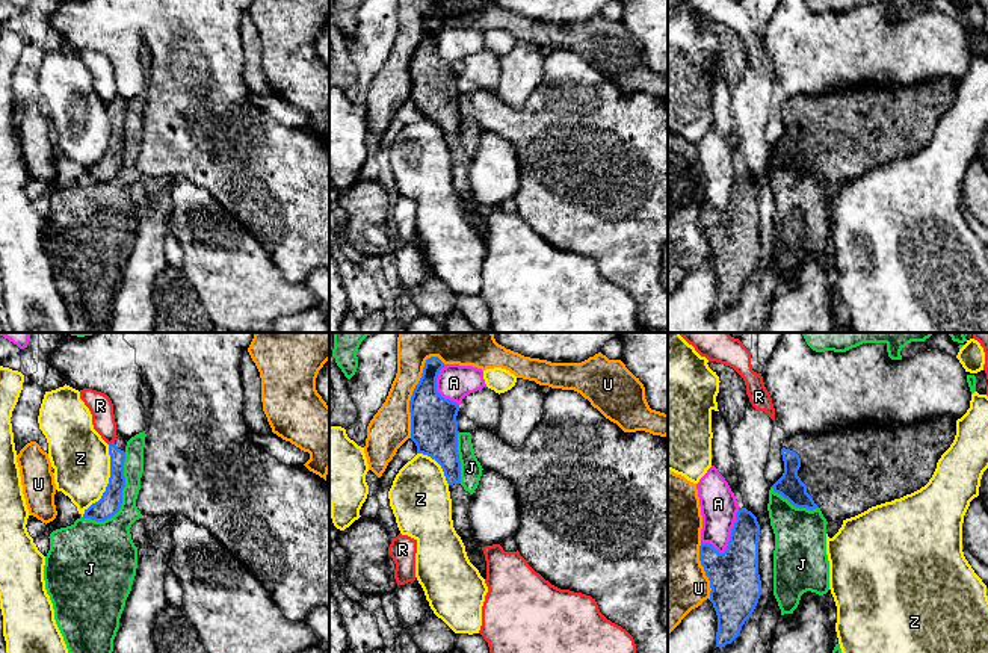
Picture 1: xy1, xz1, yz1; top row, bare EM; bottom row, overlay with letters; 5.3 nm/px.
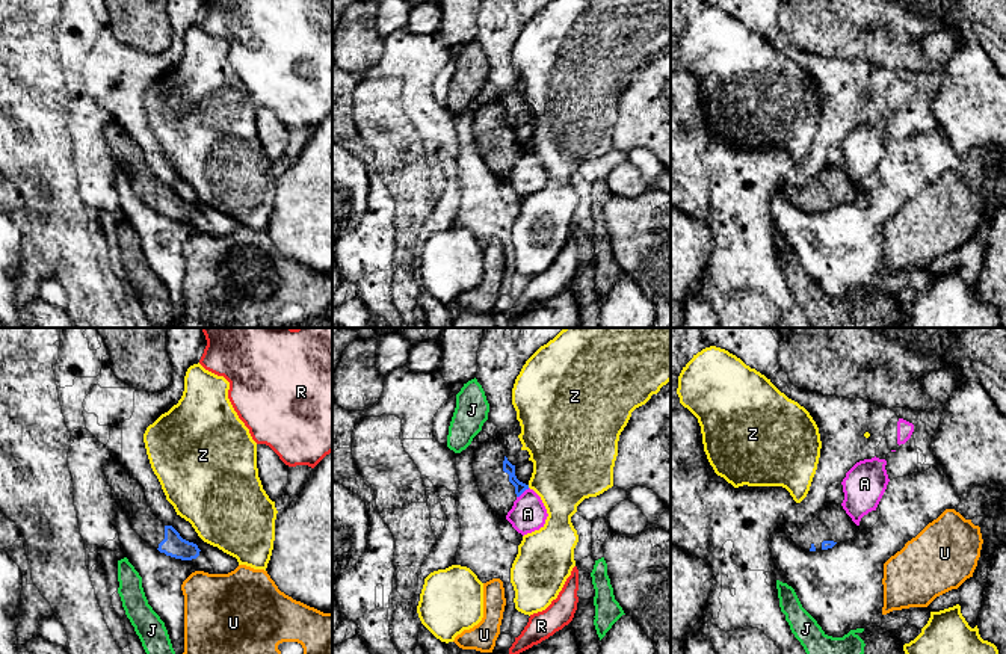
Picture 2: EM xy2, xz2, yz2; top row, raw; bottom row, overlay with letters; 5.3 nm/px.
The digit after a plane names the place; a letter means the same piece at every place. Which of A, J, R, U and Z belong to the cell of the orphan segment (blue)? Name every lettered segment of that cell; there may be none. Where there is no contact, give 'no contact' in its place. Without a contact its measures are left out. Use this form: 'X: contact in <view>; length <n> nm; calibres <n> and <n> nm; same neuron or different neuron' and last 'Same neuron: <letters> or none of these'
A: contact in yz1; length 280 nm; calibres 260 and 190 nm; different neuron
J: contact in xy1; length 420 nm; calibres 120 and 240 nm; different neuron
R: contact in xy1; length 40 nm; calibres 90 and 130 nm; different neuron
U: contact in xz1; length 460 nm; calibres 260 and 220 nm; different neuron
Z: contact in xy1; length 420 nm; calibres 120 and 300 nm; different neuron
Same neuron: none of these

